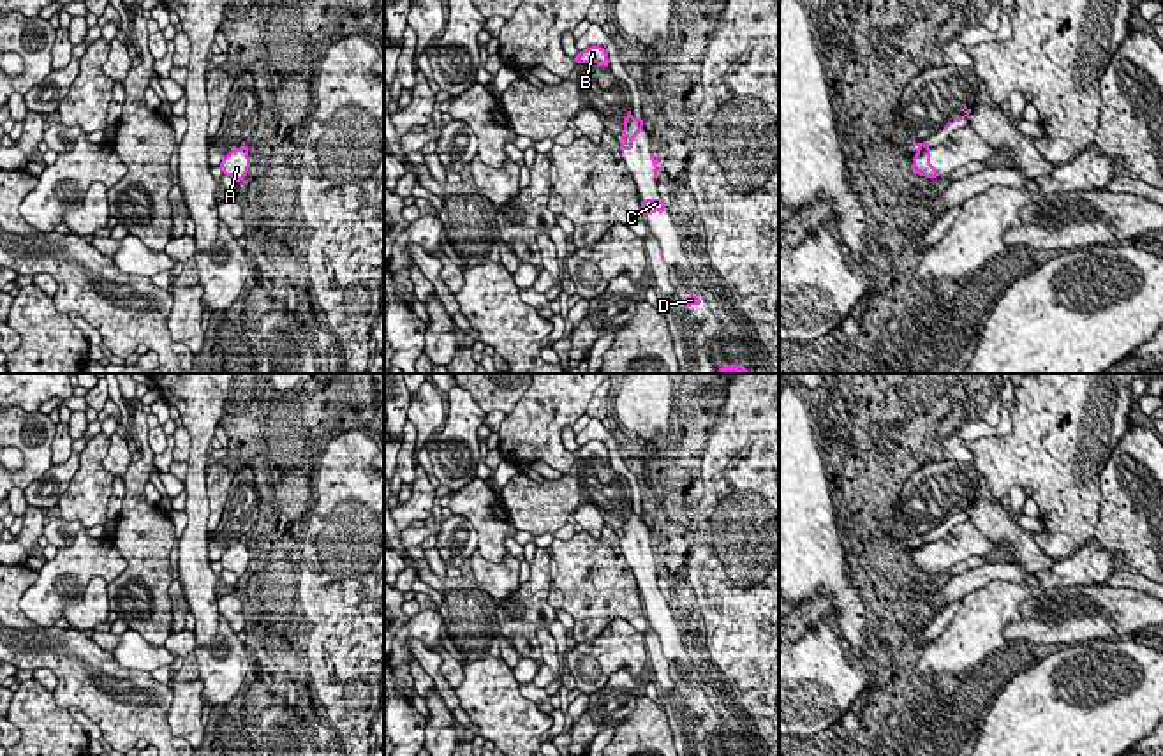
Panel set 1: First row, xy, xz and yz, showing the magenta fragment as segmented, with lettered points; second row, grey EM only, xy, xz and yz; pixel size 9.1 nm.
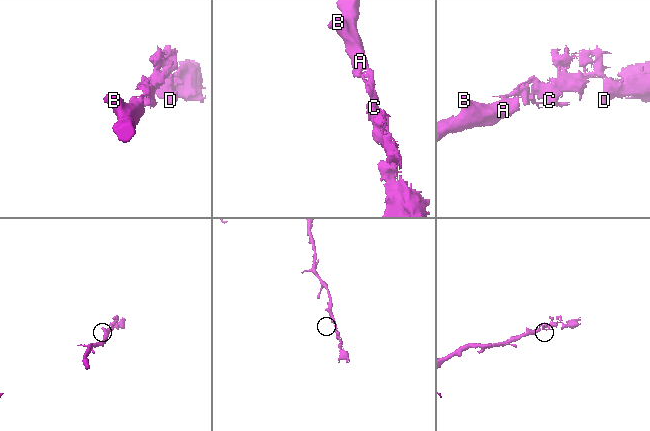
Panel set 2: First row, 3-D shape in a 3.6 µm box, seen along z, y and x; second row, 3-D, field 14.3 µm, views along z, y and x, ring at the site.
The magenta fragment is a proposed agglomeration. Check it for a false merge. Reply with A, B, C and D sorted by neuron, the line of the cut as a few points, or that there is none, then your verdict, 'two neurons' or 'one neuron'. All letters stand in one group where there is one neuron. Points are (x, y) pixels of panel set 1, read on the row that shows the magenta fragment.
A B C D | no cut | one neuron

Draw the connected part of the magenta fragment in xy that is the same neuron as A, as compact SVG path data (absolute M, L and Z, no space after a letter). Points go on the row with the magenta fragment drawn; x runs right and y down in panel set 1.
M248 145L229 150L229 153L222 159L220 169L222 174L233 176L238 183L247 176L250 166L248 159Z

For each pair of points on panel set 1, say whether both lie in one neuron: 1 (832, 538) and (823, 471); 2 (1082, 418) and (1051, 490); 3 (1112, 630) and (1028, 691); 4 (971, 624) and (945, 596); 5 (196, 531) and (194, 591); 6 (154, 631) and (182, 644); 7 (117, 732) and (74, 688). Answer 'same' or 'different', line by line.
1: same
2: same
3: different
4: different
5: same
6: different
7: same

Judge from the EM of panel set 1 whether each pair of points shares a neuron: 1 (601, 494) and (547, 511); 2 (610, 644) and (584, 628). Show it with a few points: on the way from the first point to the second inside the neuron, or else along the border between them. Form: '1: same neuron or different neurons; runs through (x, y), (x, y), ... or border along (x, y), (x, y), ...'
1: same neuron; runs through (587, 496), (561, 497)
2: different neurons; border along (638, 630), (614, 619), (596, 637), (577, 644)

